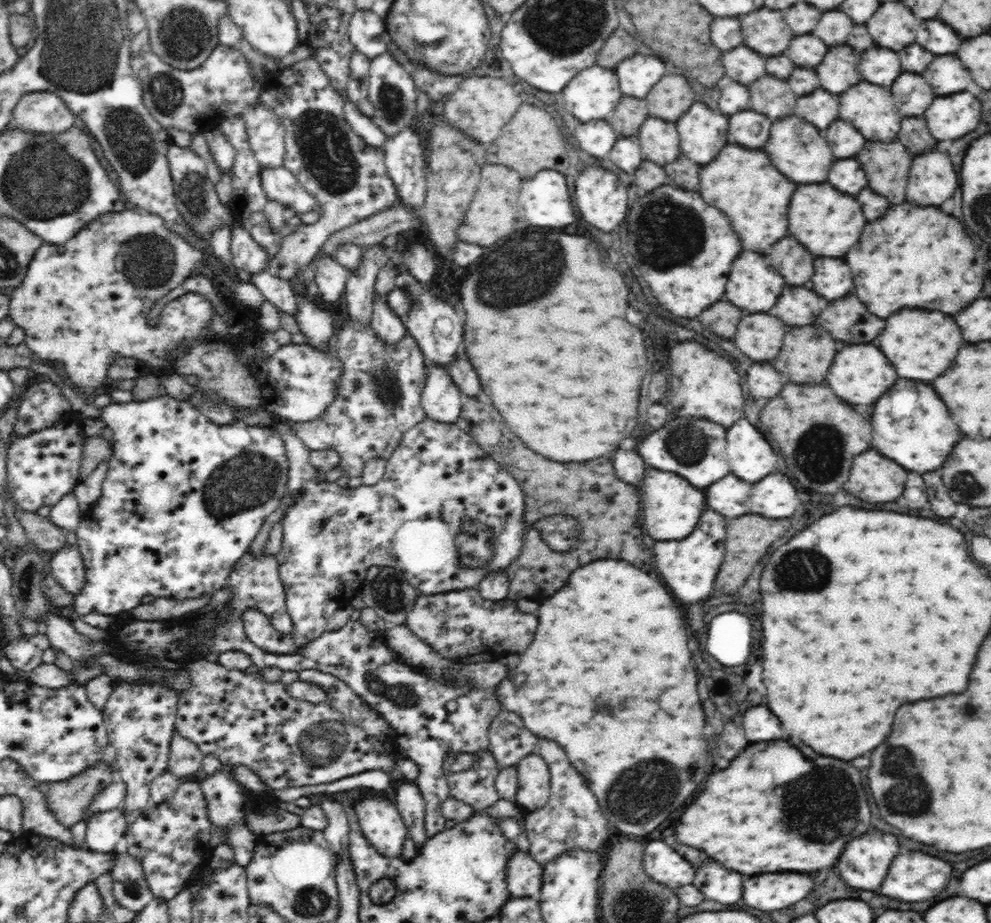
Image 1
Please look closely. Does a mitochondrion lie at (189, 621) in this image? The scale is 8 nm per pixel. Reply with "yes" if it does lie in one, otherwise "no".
no

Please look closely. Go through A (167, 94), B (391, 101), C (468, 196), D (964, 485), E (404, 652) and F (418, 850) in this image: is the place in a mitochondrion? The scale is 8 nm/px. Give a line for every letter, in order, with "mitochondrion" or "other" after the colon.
A: mitochondrion
B: mitochondrion
C: other
D: mitochondrion
E: other
F: other

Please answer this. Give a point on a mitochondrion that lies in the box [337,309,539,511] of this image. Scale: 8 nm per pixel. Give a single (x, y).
(384, 383)

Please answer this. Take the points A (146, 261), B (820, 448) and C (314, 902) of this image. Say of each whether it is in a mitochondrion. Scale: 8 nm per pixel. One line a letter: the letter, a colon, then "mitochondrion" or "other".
A: mitochondrion
B: mitochondrion
C: mitochondrion

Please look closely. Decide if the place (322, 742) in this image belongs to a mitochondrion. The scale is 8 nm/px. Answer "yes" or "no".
yes

